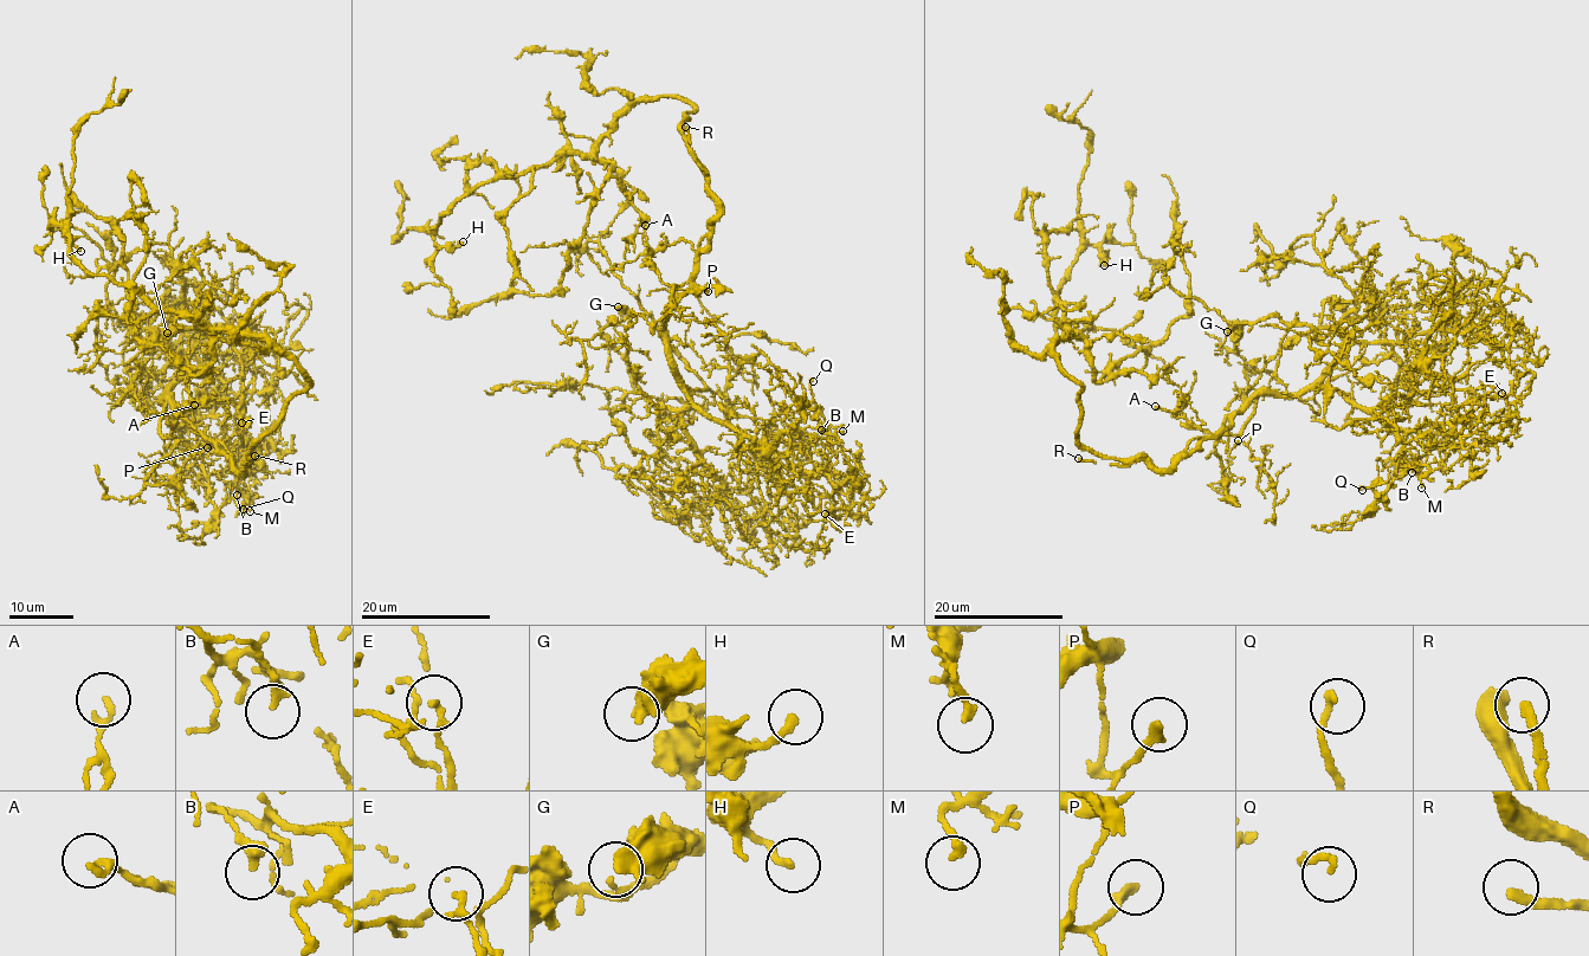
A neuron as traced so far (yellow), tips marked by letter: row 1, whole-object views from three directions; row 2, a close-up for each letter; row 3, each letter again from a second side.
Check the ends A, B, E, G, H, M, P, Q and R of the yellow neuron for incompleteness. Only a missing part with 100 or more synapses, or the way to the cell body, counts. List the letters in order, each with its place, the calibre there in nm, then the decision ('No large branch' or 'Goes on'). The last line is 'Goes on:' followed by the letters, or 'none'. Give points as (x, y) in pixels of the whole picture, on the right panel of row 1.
A: Place: (1155, 406). Thickness 150 nm. No large branch
B: Place: (1412, 472). Thickness 320 nm. No large branch
E: Place: (1502, 393). Thickness 200 nm. No large branch
G: Place: (1227, 331). Thickness 400 nm. No large branch
H: Place: (1104, 265). Thickness 220 nm. No large branch
M: Place: (1421, 488). Thickness 220 nm. No large branch
P: Place: (1238, 440). Thickness 240 nm. No large branch
Q: Place: (1362, 490). Thickness 160 nm. No large branch
R: Place: (1078, 458). Thickness 260 nm. Goes on
Goes on: R

